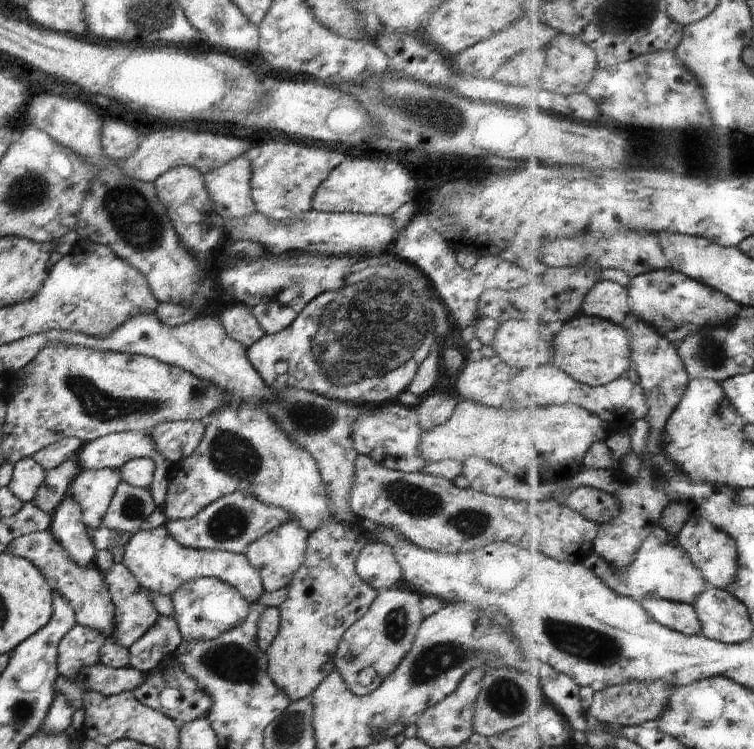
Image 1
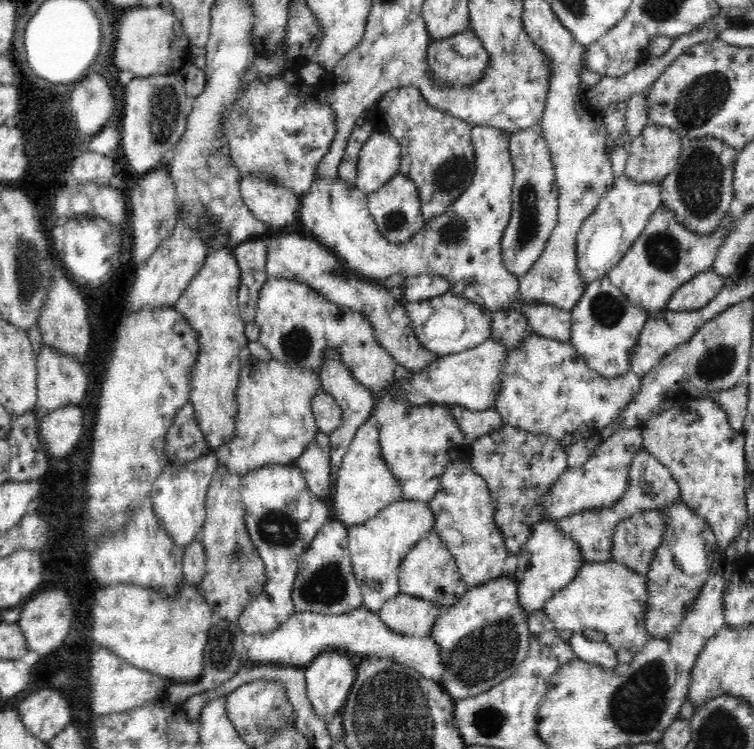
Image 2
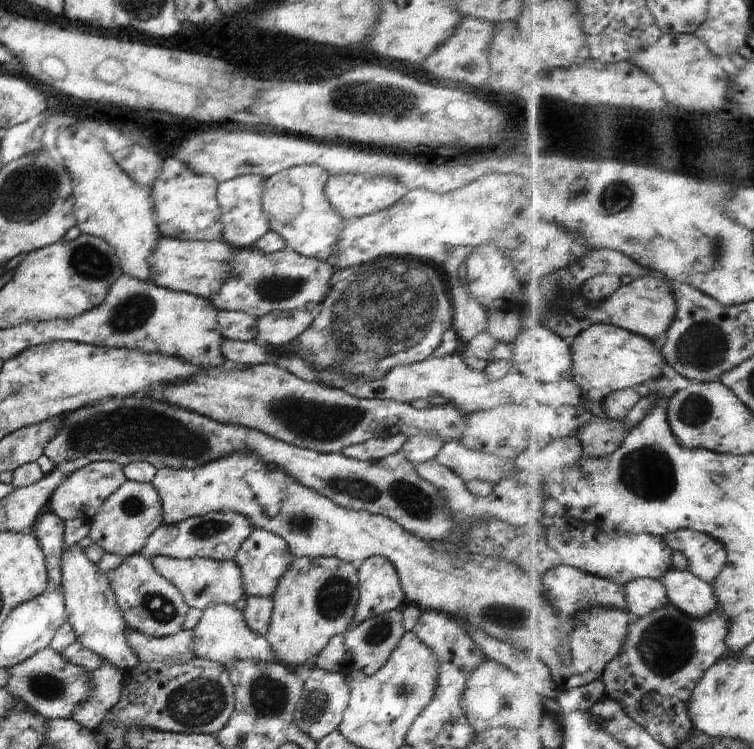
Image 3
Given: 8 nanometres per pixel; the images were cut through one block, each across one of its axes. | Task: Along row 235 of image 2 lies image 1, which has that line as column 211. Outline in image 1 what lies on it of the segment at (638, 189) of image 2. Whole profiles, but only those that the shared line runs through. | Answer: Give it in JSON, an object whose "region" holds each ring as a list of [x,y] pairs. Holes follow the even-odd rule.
{"region":[[[211,577],[195,578],[181,584],[171,596],[173,620],[182,640],[201,642],[211,640],[235,626],[249,614],[249,603],[232,587]]]}

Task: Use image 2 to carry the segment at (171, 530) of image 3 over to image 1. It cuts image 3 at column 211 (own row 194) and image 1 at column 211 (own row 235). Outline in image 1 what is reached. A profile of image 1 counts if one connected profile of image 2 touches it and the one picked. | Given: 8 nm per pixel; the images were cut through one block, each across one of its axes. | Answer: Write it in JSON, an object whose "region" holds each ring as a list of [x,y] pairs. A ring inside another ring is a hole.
{"region":[[[231,492],[225,496],[219,496],[217,500],[201,508],[191,518],[166,521],[163,525],[169,536],[181,546],[195,550],[223,550],[241,554],[255,538],[271,532],[274,528],[290,520],[291,516],[285,510],[281,510],[279,506],[267,506],[267,504],[259,502],[255,496]]]}

